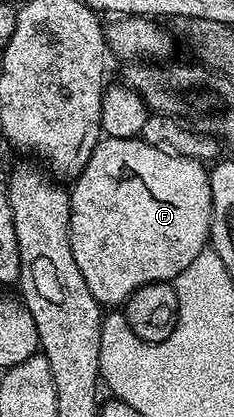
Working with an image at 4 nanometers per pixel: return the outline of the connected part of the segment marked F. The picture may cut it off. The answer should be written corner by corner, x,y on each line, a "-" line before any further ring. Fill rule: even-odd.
106,137
96,145
92,157
88,157
88,165
84,165
78,178
73,180
69,193
72,257
76,257
76,269
80,269
80,273
84,277
84,285
88,285
88,293
92,293
92,297
103,308
109,309
109,307
116,306
117,303
118,306
125,304
130,295
136,293
136,289
146,287
150,283
170,283
180,273
184,273
184,269
188,269
188,265
192,265
192,261
196,261
196,257
201,251
207,250
210,237
210,218
212,217
212,189
210,188
210,173
203,160
175,155
173,151
161,151
145,143
141,137
137,139

